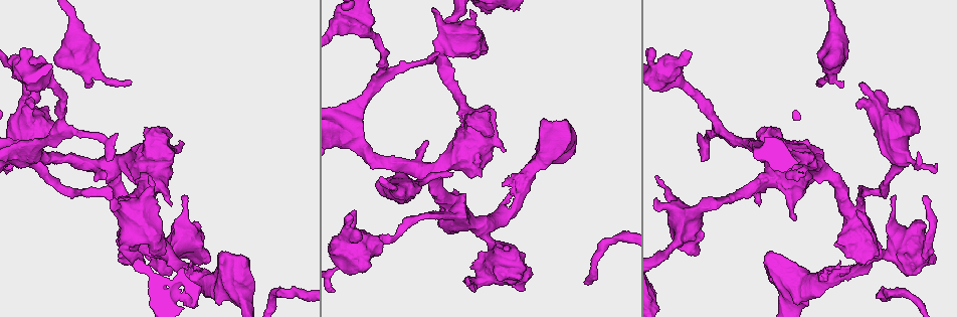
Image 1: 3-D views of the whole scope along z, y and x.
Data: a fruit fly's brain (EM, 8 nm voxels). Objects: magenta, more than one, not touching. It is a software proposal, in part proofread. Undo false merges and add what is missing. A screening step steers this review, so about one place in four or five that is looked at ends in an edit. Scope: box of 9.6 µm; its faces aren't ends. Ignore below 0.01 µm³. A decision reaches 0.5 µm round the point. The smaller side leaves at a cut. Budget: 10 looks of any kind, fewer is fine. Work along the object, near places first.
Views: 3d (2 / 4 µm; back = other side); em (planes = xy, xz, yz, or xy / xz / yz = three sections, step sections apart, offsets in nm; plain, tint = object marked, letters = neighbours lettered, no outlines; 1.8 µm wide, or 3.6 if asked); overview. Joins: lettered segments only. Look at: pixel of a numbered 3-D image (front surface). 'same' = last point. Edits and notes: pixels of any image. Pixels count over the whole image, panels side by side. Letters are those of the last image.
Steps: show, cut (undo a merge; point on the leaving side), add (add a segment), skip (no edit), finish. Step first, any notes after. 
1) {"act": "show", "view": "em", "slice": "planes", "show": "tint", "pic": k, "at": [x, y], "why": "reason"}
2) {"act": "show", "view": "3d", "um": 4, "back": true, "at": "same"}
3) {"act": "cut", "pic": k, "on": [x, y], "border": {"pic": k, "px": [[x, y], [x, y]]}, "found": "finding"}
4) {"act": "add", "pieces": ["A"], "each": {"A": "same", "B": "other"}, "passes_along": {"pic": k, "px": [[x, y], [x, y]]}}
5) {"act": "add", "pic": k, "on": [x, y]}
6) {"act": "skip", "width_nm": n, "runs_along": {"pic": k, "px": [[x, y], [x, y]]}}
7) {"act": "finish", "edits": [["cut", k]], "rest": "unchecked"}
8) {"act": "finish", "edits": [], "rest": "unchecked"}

{"act": "show", "view": "em", "um": 3.6, "slice": "yz", "step": 4, "show": "tint", "pic": 1, "at": [685, 212], "why": "sharp bend"}

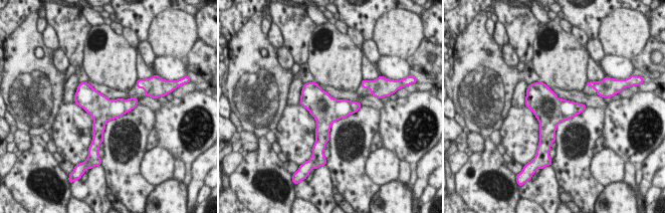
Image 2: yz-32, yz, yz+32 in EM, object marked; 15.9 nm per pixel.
{"act": "show", "view": "em", "um": 3.6, "slice": "planes", "show": "letters", "at": "same", "why": "another direction"}

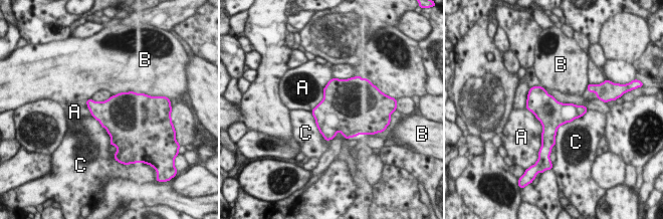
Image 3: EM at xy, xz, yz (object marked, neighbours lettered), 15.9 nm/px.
{"act": "skip", "each": {"A": "other", "B": "other", "C": "other"}, "found": "continuous, no second neuron"}

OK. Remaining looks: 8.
{"act": "show", "view": "3d", "um": 4, "pic": 1, "at": [552, 149], "why": "thick turns thin"}

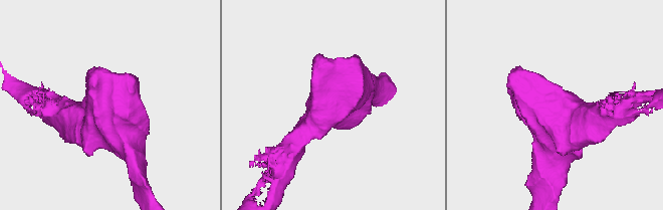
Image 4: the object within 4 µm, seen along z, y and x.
{"act": "show", "view": "em", "um": 3.6, "slice": "planes", "show": "letters", "pic": 4, "at": [108, 122]}

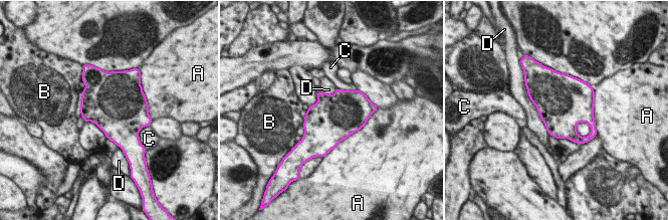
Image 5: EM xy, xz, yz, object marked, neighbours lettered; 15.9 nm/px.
{"act": "skip", "each": {"A": "other", "B": "other", "C": "other", "D": "other"}, "border": {"pic": 5, "px": [[527, 93], [547, 132]]}, "found": "all the same neuron"}

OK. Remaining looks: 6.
{"act": "show", "view": "em", "slice": "yz", "step": 8, "show": "letters", "pic": 1, "at": [923, 196], "why": "tapers out"}

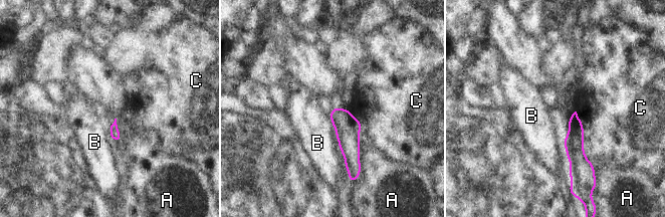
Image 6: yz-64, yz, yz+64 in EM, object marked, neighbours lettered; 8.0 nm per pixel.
{"act": "show", "view": "em", "slice": "xz", "step": 8, "show": "letters", "at": "same"}

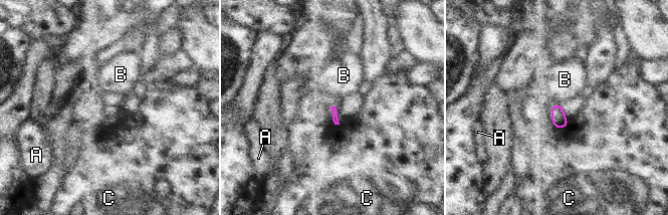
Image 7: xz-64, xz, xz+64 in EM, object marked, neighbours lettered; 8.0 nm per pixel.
{"act": "skip", "longest_contact_nm": ["C", 130], "each": {"A": "other", "B": "other", "C": "other"}, "border": {"pic": 7, "px": [[553, 102], [561, 104]]}, "found": "none of them fits"}

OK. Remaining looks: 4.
{"act": "show", "view": "3d", "um": 4, "pic": 1, "at": [175, 150], "why": "thick turns thin"}

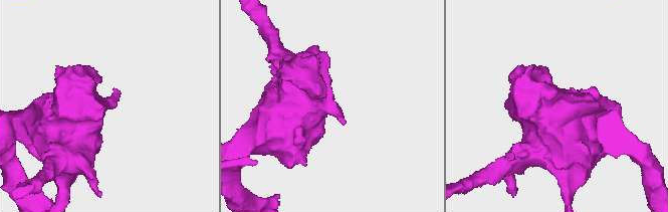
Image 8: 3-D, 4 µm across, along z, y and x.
{"act": "show", "view": "em", "um": 3.6, "slice": "yz", "step": 8, "show": "letters", "pic": 8, "at": [331, 107], "why": "now the EM"}

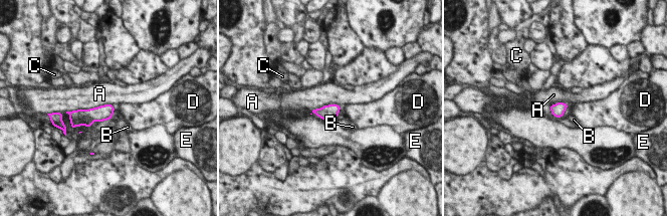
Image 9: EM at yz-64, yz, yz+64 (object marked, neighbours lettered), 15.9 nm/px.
{"act": "skip", "each": {"A": "other", "B": "other", "C": "other", "D": "other", "E": "other"}, "border": {"pic": 9, "px": [[112, 103], [71, 112]]}, "found": "continuous, no second neuron"}

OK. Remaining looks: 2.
{"act": "show", "view": "em", "slice": "planes", "show": "letters", "pic": 1, "at": [841, 86]}

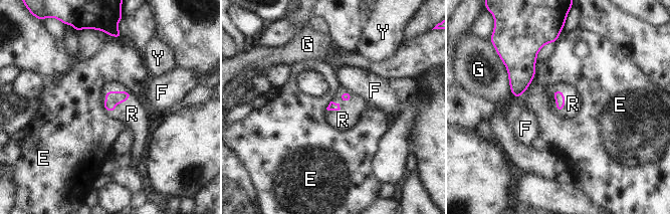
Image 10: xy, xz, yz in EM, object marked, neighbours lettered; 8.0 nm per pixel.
{"act": "add", "pieces": ["R"], "each": {"E": "other", "F": "other", "G": "other", "R": "same", "Y": "other"}, "passes_along": {"pic": 10, "px": [[113, 97], [116, 103], [132, 114]]}, "found": "the neuron continues"}

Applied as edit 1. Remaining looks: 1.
{"act": "finish", "edits": [["add", 10]], "rest": "unchecked"}

